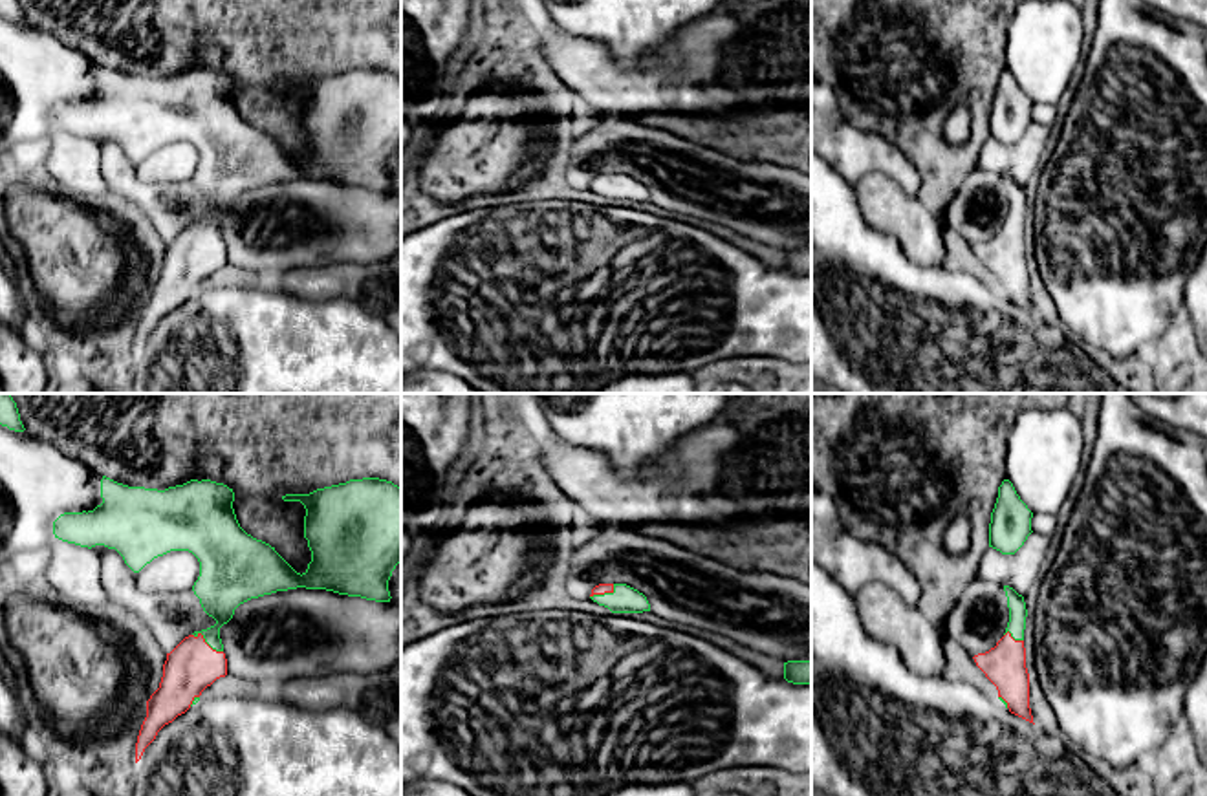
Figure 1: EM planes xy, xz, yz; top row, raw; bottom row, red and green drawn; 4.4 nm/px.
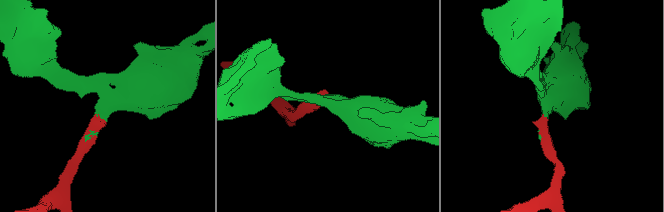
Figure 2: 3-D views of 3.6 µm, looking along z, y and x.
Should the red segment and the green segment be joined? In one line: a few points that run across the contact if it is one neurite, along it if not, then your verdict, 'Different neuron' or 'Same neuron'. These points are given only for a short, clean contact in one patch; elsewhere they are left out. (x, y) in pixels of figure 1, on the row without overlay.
Same neuron

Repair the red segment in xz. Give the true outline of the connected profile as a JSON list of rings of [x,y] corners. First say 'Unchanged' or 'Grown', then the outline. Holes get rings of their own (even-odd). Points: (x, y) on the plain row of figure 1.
Grown. [[[599,174],[592,179],[590,188],[612,203],[650,201],[647,187],[626,174]]]

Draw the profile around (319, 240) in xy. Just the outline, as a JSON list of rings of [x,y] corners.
[[[297,177],[251,188],[240,194],[234,199],[233,209],[220,218],[220,229],[227,249],[227,264],[233,267],[247,269],[260,274],[262,278],[271,278],[278,289],[304,300],[321,302],[332,298],[350,298],[366,307],[370,313],[379,315],[401,339],[401,258],[396,254],[401,249],[401,196],[339,185],[326,179]]]

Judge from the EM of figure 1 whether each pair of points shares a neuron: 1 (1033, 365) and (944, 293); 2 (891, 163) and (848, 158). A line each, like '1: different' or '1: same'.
1: same
2: same

